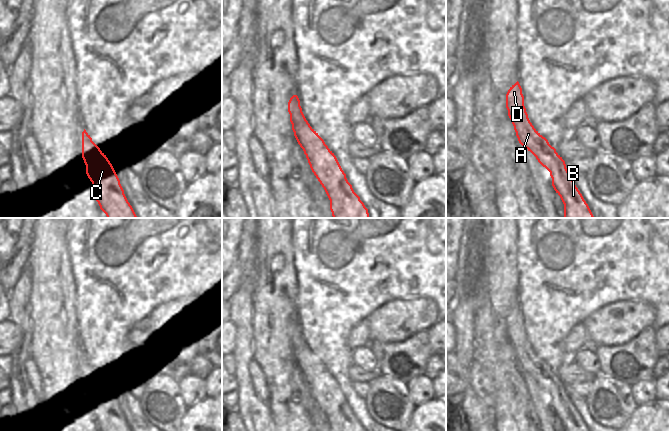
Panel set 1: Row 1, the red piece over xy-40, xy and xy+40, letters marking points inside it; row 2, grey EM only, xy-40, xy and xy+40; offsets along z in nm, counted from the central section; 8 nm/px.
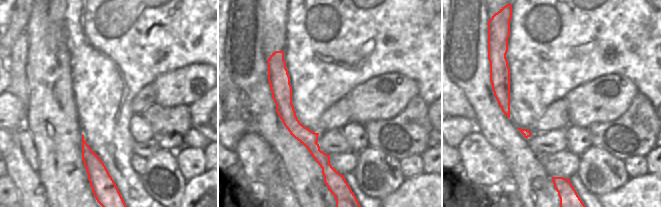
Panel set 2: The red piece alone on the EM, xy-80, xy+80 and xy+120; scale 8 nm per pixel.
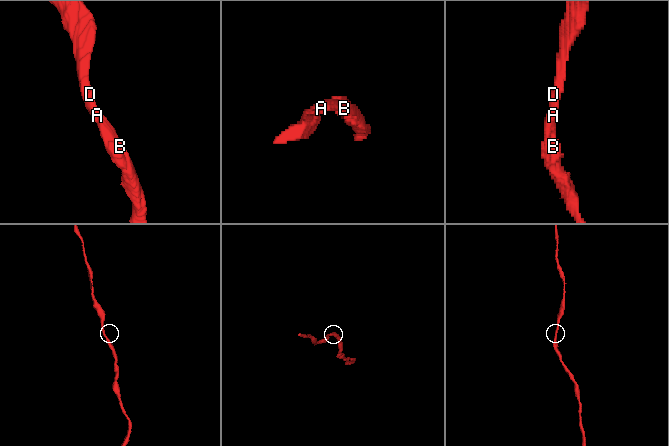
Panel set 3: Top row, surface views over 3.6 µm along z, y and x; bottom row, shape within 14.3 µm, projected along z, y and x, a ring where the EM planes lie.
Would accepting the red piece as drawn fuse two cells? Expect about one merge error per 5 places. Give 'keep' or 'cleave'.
keep

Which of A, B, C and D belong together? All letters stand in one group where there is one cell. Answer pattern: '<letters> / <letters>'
A B C D

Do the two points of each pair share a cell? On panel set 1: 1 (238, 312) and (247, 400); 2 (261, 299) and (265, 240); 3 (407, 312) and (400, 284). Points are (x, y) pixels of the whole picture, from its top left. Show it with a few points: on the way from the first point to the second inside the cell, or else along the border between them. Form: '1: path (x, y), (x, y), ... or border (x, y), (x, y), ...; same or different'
1: path (242, 334), (242, 378); same
2: path (265, 284), (267, 255); same
3: border (427, 298), (395, 298), (381, 306); different

